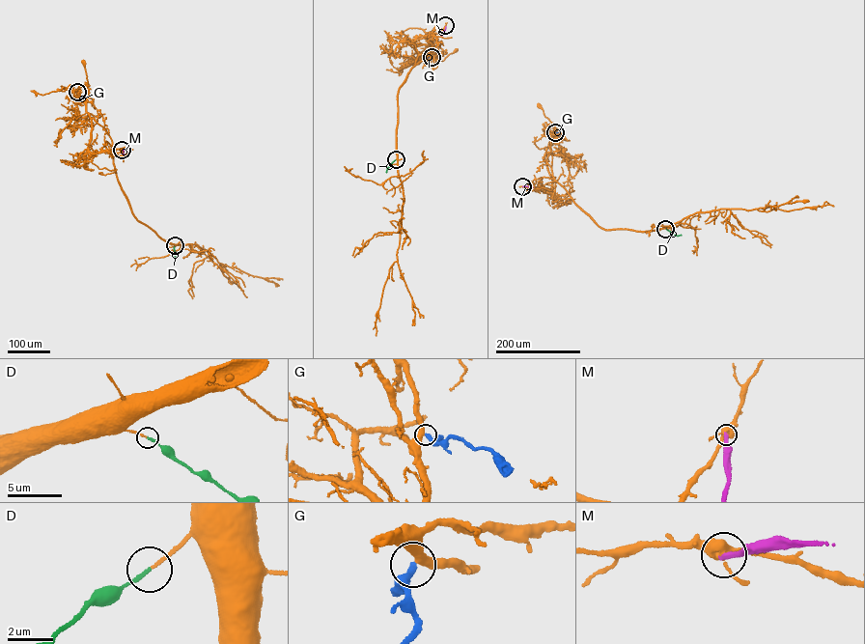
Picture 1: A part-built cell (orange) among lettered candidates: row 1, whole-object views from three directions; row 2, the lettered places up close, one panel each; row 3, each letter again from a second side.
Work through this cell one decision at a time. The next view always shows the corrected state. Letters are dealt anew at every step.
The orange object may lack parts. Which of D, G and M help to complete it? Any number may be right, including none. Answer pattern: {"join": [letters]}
{"join": ["D"]}

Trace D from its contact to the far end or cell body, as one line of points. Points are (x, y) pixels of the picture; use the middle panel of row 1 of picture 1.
D: (396, 159), (386, 172)

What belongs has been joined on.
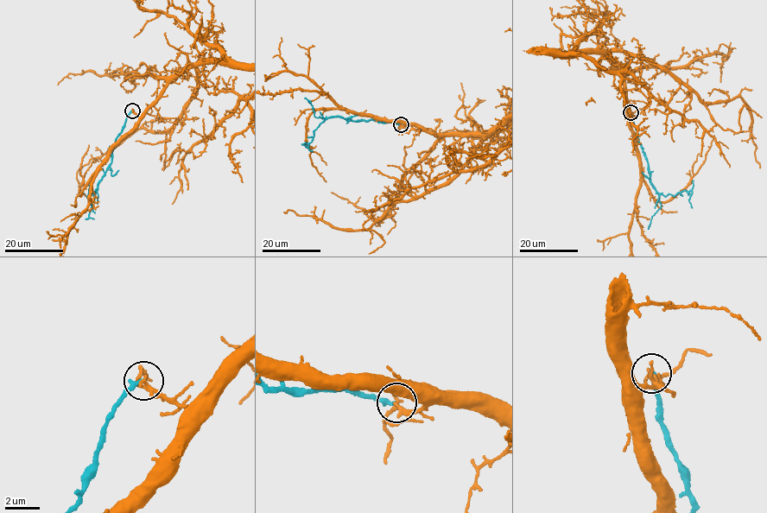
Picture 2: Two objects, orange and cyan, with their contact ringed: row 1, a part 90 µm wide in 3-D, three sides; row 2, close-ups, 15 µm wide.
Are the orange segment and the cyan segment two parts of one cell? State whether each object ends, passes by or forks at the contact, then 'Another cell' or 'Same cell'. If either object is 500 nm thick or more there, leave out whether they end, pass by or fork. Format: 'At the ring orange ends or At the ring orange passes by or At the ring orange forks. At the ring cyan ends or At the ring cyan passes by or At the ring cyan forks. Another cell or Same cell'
At the ring orange passes by. At the ring cyan ends. Another cell

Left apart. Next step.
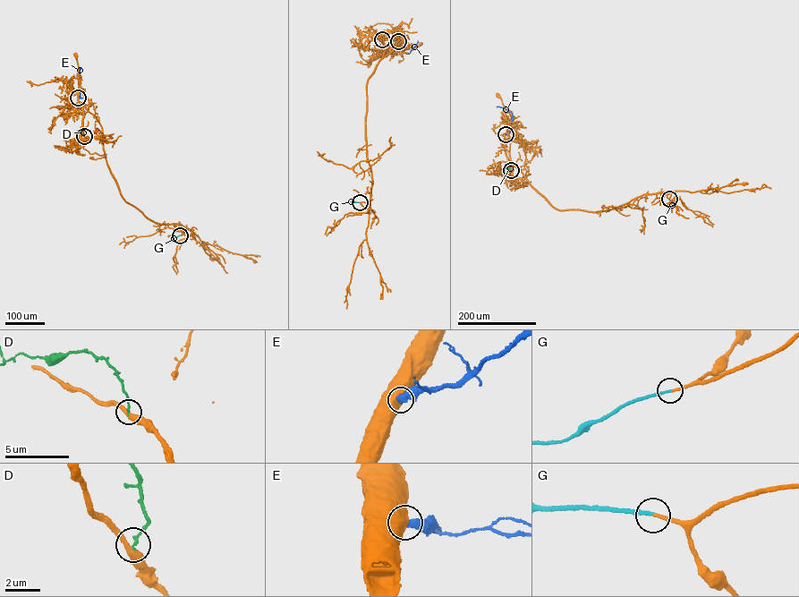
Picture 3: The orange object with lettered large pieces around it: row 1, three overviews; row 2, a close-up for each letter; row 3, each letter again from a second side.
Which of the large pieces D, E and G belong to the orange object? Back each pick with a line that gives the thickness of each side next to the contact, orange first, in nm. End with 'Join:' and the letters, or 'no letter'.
G: calibres 200 and 200 nm
Join: G

